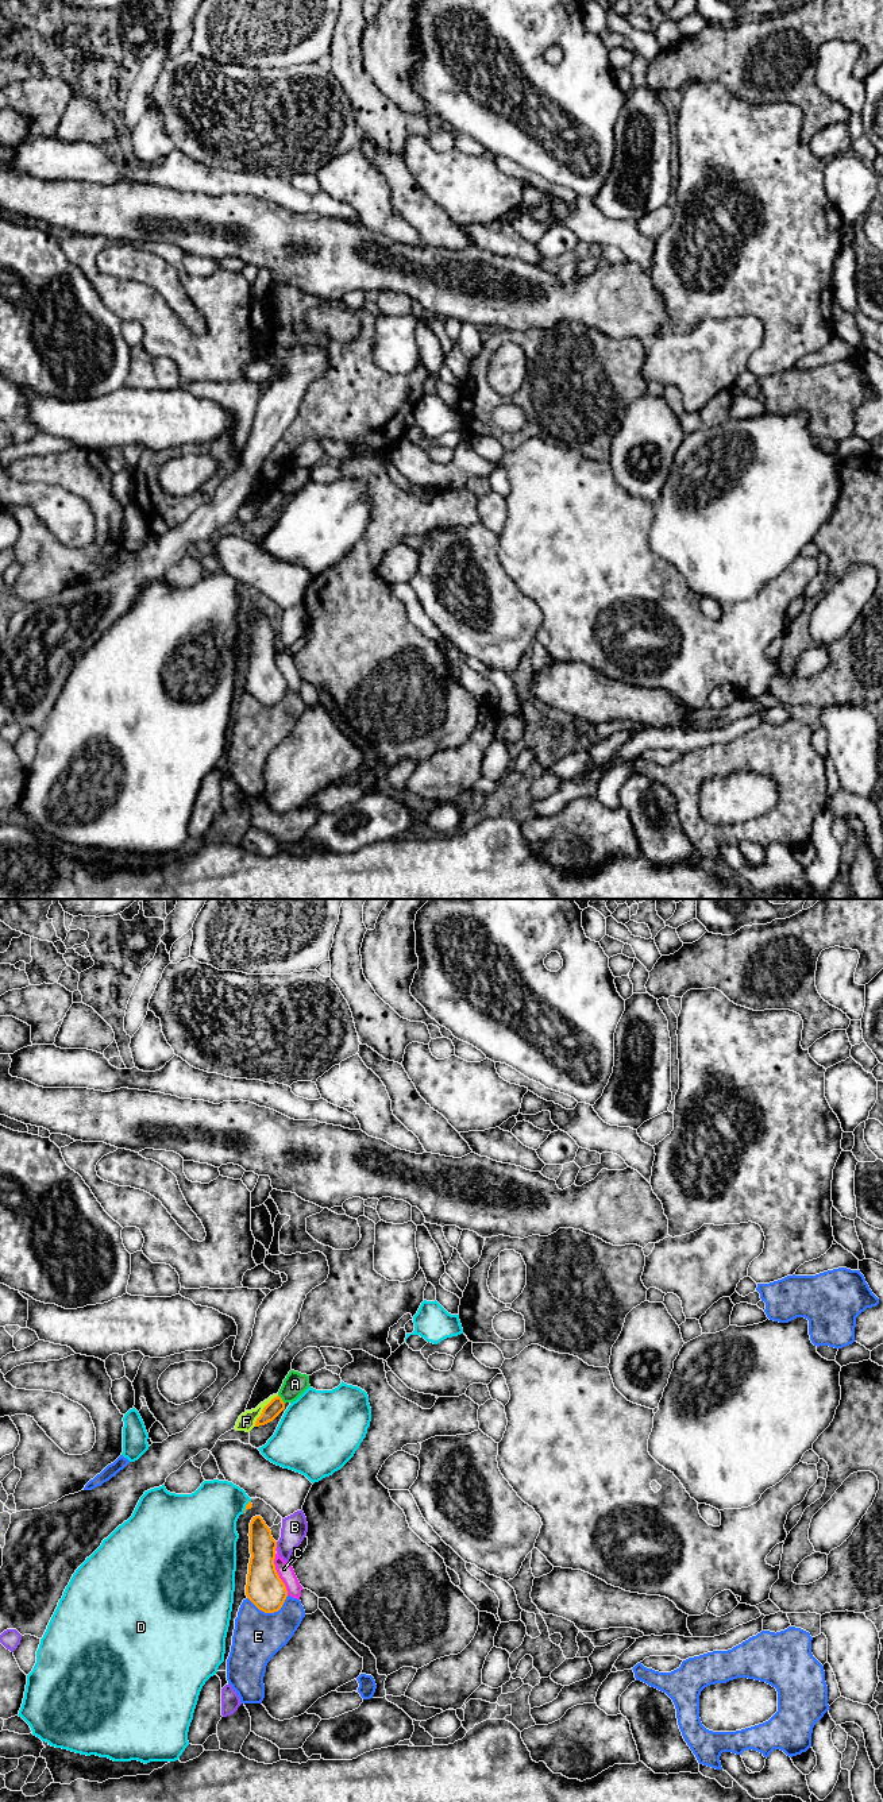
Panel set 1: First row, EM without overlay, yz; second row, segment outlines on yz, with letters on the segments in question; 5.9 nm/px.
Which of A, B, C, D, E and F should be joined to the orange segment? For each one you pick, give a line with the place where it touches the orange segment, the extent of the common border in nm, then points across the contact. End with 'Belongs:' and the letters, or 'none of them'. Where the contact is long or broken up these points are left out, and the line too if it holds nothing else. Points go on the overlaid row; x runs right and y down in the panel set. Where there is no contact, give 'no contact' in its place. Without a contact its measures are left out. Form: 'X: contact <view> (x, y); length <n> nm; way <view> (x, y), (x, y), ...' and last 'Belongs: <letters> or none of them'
Belongs: none of them

